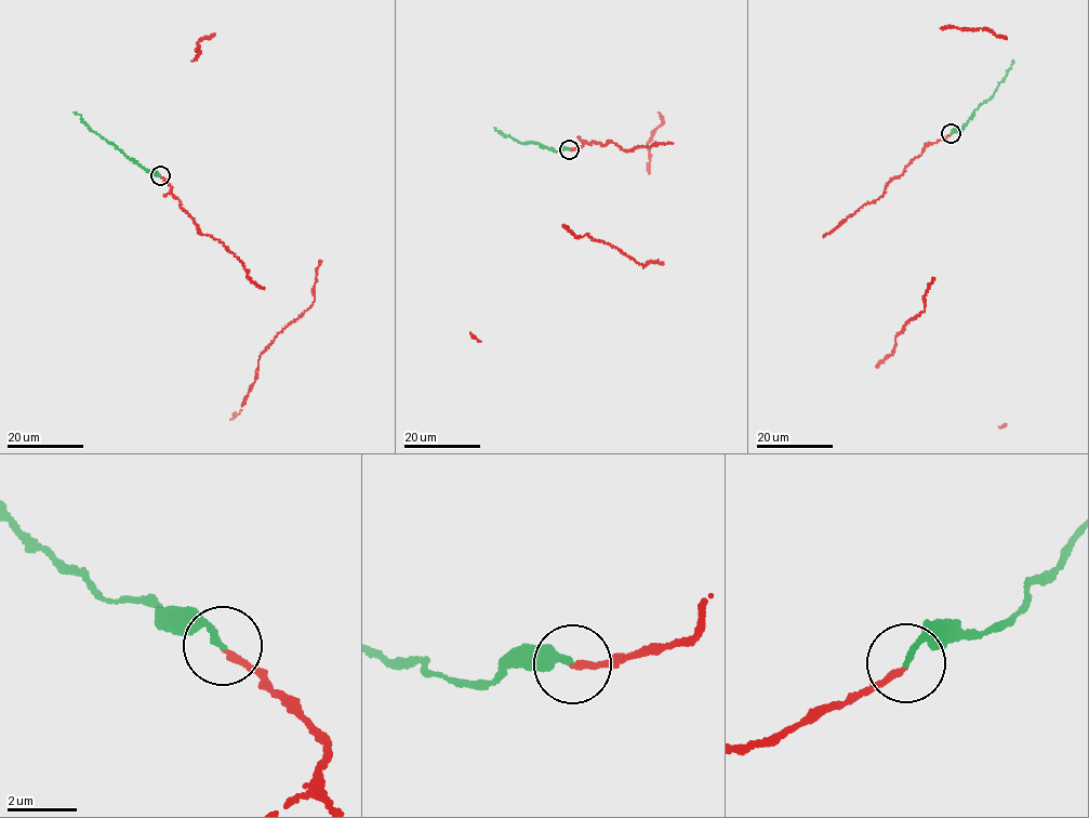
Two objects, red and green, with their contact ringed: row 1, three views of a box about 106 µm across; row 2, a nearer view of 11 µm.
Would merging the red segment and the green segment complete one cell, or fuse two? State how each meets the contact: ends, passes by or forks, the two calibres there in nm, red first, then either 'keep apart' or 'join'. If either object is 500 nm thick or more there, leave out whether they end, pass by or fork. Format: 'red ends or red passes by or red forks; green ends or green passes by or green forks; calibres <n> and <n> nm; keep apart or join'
red ends; green ends; calibres 160 and 170 nm; join

